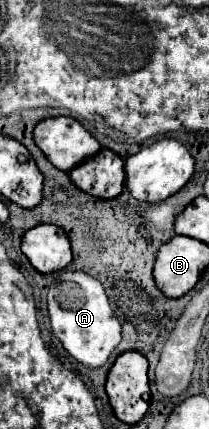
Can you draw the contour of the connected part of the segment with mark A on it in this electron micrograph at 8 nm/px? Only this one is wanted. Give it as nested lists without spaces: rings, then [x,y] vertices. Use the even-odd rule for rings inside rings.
[[[61,270],[57,280],[49,286],[47,306],[51,318],[51,330],[61,340],[65,350],[89,368],[99,368],[107,362],[109,354],[121,342],[121,324],[107,300],[105,288],[99,280],[87,272]]]

